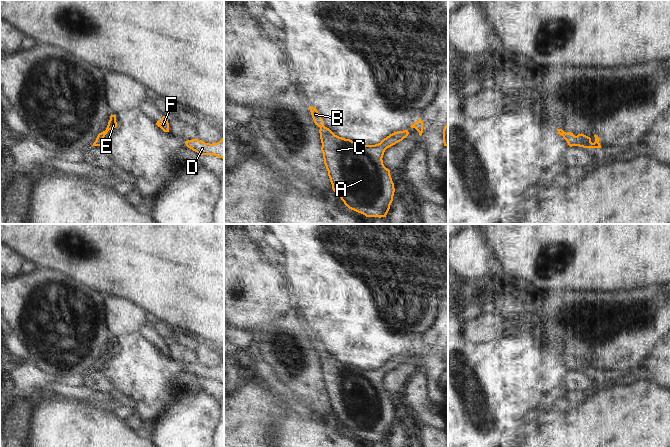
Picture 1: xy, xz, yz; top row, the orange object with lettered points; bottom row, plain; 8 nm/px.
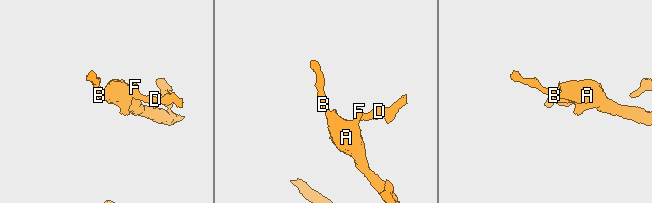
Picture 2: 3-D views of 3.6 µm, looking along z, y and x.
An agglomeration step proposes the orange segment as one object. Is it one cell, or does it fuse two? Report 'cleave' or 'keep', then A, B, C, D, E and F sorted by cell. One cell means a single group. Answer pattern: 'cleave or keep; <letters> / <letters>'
keep; A B C D E F

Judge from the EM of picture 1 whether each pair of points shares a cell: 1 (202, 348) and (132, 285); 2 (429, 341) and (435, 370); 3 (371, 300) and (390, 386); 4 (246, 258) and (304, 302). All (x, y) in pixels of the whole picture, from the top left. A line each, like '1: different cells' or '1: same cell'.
1: different cells
2: same cell
3: different cells
4: different cells

